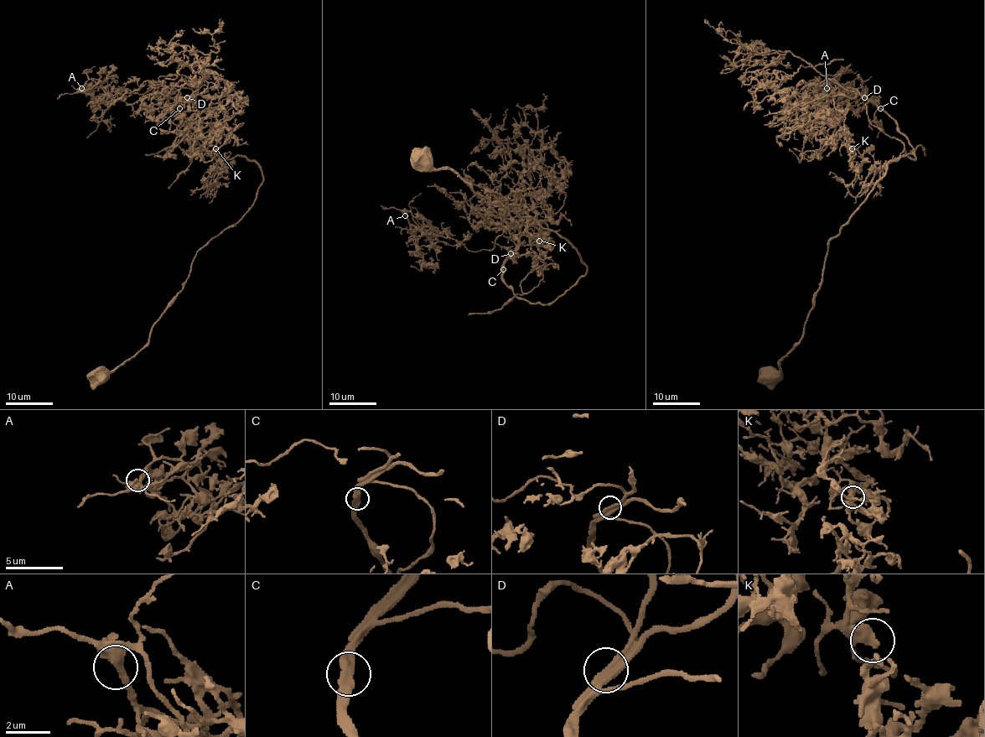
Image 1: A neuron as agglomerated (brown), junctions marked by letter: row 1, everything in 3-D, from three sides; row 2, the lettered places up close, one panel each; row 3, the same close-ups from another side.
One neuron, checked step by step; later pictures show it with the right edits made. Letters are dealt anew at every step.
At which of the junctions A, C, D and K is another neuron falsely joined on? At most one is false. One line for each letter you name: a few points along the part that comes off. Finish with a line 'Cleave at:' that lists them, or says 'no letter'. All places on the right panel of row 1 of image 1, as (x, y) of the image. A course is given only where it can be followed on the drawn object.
Cleave at: no letter

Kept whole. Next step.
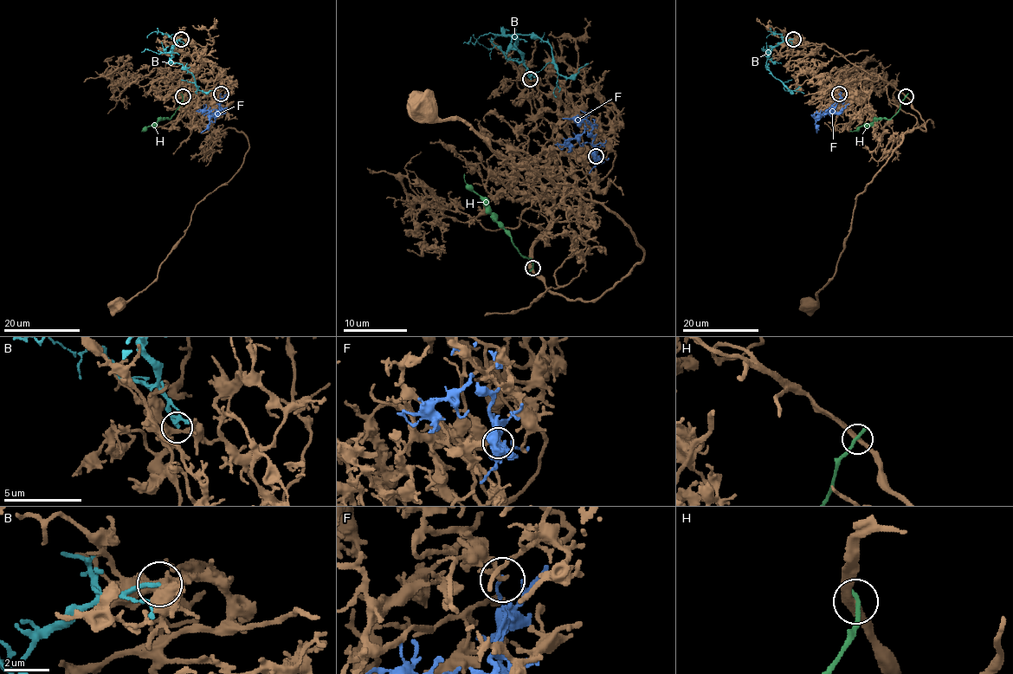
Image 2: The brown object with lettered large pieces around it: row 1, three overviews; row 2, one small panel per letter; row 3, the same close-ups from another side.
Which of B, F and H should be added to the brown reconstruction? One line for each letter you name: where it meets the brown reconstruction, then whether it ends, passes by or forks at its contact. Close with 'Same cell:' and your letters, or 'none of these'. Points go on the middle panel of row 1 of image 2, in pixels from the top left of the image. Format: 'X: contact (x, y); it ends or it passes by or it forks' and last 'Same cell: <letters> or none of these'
Same cell: none of these

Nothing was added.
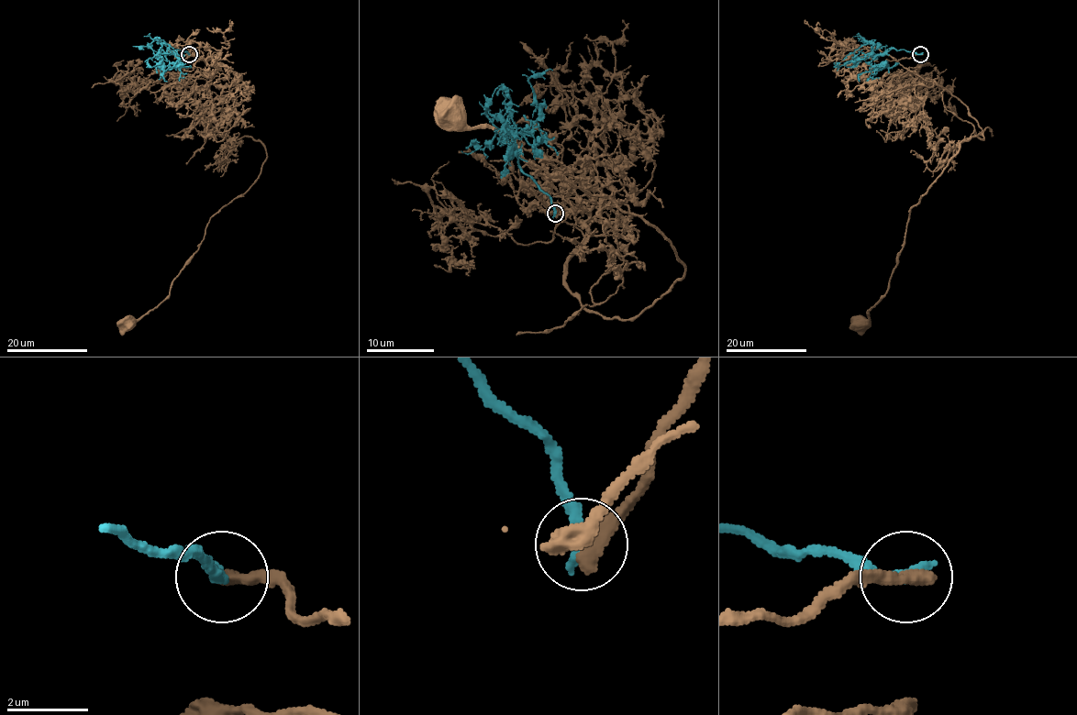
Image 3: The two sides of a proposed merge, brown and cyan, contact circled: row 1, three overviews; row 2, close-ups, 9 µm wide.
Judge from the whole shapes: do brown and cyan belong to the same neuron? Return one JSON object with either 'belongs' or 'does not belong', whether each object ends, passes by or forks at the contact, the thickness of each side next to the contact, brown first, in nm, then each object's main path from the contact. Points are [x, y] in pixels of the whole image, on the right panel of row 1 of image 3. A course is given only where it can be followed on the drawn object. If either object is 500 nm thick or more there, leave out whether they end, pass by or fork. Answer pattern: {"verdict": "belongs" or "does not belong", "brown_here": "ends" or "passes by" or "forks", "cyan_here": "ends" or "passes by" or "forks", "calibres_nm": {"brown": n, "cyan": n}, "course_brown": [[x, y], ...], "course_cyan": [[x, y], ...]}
{"verdict": "belongs", "brown_here": "ends", "cyan_here": "ends", "calibres_nm": {"brown": 440, "cyan": 360}, "course_brown": [[920, 54], [898, 61], [949, 92], [983, 137], [961, 142], [910, 209], [886, 293], [860, 325]], "course_cyan": [[920, 54], [893, 49], [875, 55], [869, 53], [861, 60], [838, 66], [835, 62]]}

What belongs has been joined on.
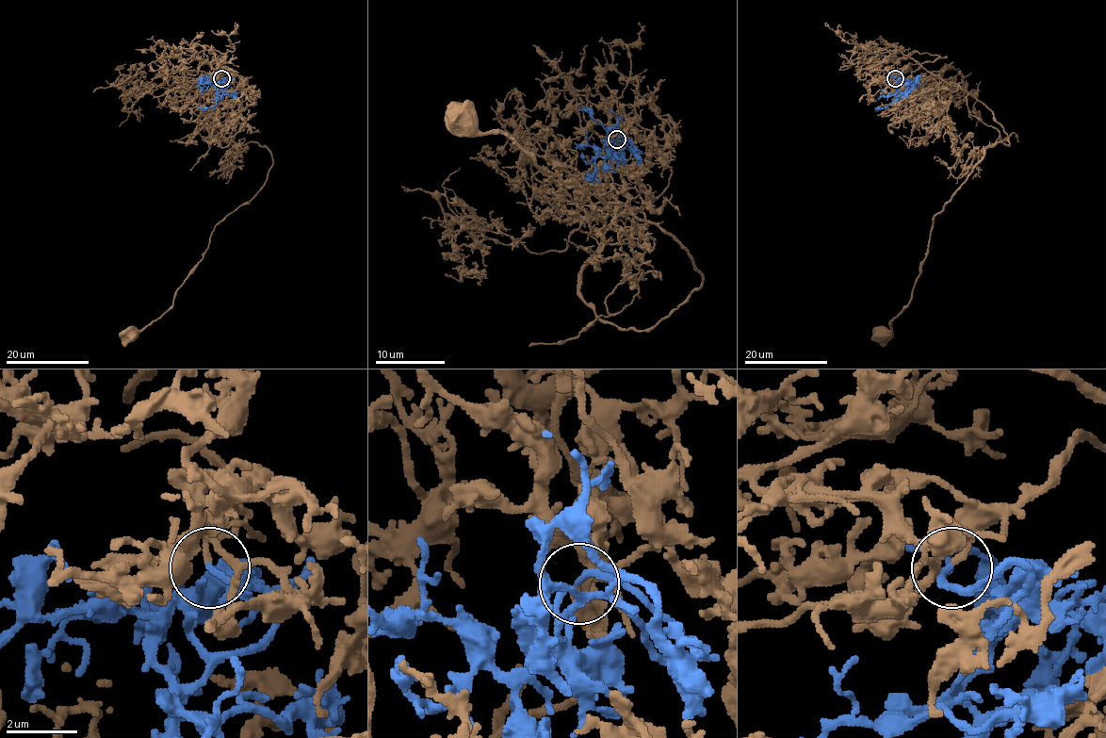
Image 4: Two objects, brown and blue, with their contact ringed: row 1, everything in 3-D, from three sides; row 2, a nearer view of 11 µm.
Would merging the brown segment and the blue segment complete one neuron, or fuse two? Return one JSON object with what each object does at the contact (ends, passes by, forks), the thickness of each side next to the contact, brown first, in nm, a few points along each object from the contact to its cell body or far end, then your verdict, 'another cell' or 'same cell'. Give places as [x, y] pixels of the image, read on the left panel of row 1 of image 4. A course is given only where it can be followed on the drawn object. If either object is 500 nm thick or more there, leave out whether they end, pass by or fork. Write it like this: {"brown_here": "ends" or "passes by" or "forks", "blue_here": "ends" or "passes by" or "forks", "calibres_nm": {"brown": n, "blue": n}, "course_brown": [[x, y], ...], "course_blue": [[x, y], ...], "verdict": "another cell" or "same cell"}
{"brown_here": "passes by", "blue_here": "ends", "calibres_nm": {"brown": 130, "blue": 180}, "course_brown": [[221, 77], [210, 64], [204, 119], [236, 143], [257, 141], [272, 164], [218, 223], [173, 303], [130, 336]], "course_blue": [[221, 78], [234, 78], [219, 93], [214, 106], [198, 109]], "verdict": "same cell"}

